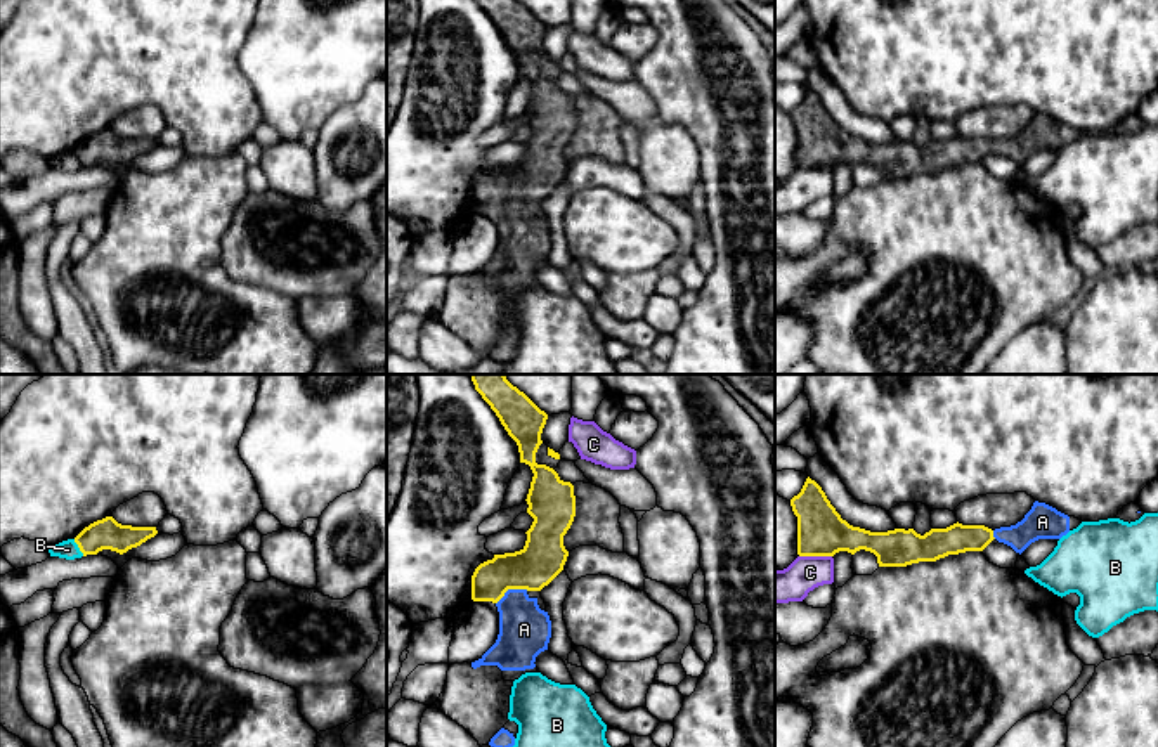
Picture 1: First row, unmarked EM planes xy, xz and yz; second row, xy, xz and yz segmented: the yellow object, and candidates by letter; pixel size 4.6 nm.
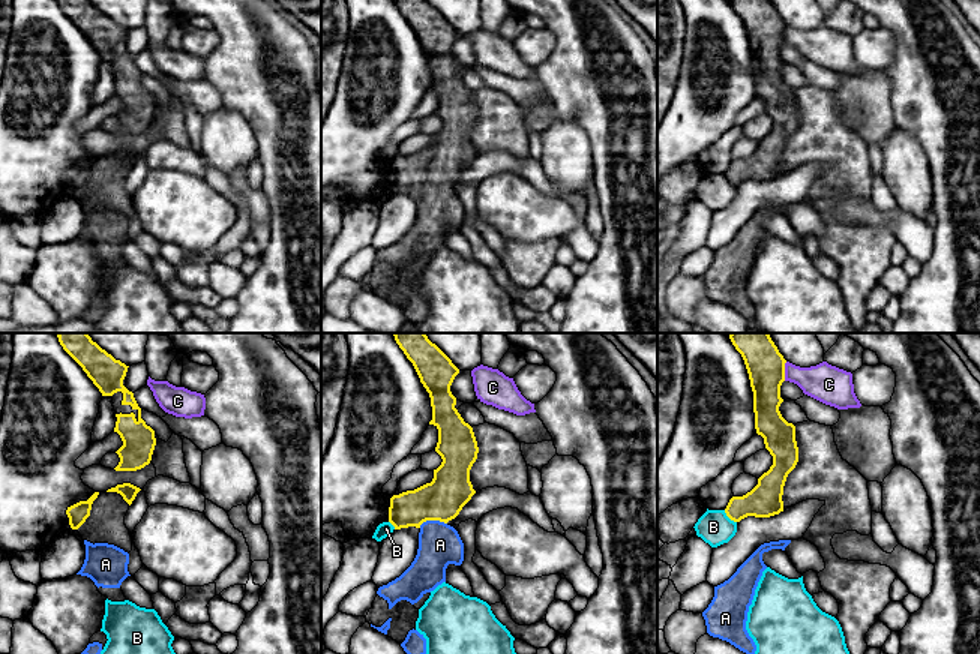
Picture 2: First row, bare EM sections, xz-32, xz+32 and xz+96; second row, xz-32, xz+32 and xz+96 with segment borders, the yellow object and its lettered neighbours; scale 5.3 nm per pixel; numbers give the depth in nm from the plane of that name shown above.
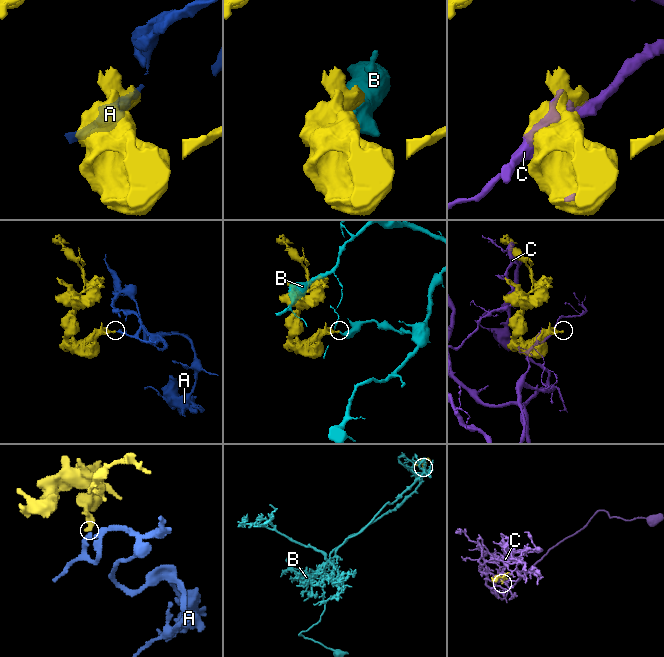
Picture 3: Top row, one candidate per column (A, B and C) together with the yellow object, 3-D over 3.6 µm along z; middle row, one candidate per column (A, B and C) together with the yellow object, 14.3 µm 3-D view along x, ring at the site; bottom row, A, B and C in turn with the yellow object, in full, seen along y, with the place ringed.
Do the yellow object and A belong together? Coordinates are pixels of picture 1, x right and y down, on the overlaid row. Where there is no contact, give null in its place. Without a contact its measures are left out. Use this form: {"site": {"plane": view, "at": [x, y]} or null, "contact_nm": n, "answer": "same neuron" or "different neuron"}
{"site": {"plane": "xz", "at": [510, 588]}, "contact_nm": 170, "answer": "same neuron"}

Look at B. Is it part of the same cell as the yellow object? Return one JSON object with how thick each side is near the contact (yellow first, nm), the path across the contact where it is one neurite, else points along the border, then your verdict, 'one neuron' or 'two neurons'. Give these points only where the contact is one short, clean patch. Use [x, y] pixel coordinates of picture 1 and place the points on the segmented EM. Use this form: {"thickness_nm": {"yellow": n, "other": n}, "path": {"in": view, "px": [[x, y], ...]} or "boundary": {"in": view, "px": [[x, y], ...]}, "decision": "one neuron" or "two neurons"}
{"thickness_nm": {"yellow": 140, "other": 90}, "boundary": {"in": "xy", "px": [[73, 539], [84, 555]]}, "decision": "two neurons"}

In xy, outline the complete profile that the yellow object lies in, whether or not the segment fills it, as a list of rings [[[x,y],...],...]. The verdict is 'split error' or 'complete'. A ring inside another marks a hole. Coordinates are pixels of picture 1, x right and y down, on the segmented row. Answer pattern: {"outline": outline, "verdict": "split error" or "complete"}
{"outline": [[[106,516],[85,527],[76,537],[83,556],[97,555],[102,549],[111,549],[120,555],[140,546],[158,534],[156,527],[121,525],[113,516]]], "verdict": "complete"}

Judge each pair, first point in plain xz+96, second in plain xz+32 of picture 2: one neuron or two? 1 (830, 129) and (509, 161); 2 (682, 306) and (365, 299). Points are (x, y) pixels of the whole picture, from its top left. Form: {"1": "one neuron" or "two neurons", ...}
{"1": "two neurons", "2": "two neurons"}

